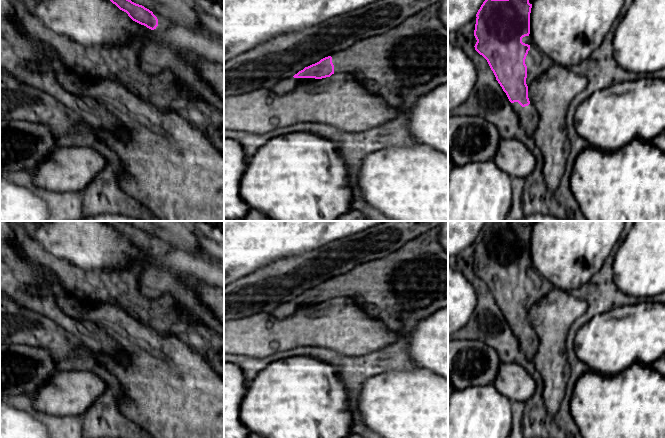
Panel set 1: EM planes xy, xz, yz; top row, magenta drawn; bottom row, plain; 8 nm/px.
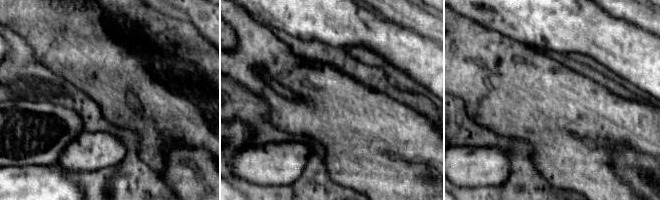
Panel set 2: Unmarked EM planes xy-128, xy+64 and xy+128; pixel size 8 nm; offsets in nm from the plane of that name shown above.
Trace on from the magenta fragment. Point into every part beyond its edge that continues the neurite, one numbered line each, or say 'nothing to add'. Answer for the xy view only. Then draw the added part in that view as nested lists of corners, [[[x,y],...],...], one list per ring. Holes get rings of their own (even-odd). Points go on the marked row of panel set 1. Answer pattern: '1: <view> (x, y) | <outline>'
nothing to add

